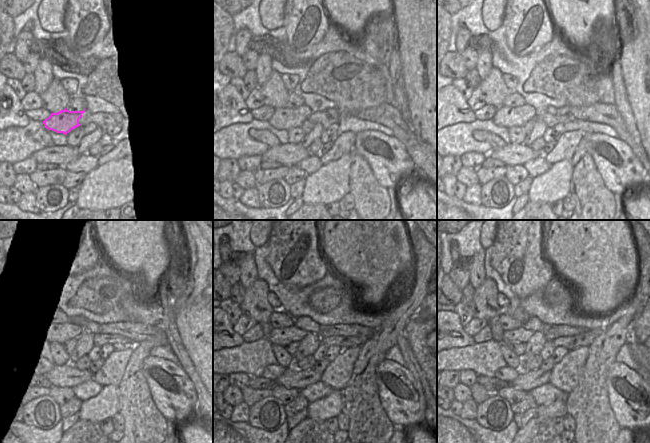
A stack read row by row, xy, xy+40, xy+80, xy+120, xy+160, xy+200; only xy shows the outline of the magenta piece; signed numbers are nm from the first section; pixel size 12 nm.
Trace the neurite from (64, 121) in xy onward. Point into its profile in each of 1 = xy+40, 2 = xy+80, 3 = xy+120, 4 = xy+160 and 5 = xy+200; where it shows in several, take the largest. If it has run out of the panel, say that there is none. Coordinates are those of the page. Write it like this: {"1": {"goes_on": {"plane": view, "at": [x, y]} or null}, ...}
{"1": {"goes_on": {"plane": "xy+40", "at": [283, 118]}}, "2": {"goes_on": {"plane": "xy+80", "at": [508, 117]}}, "3": {"goes_on": {"plane": "xy+120", "at": [60, 336]}}, "4": {"goes_on": {"plane": "xy+160", "at": [283, 337]}}, "5": {"goes_on": {"plane": "xy+200", "at": [521, 334]}}}

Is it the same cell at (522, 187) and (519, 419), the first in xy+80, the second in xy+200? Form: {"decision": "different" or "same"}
{"decision": "different"}

